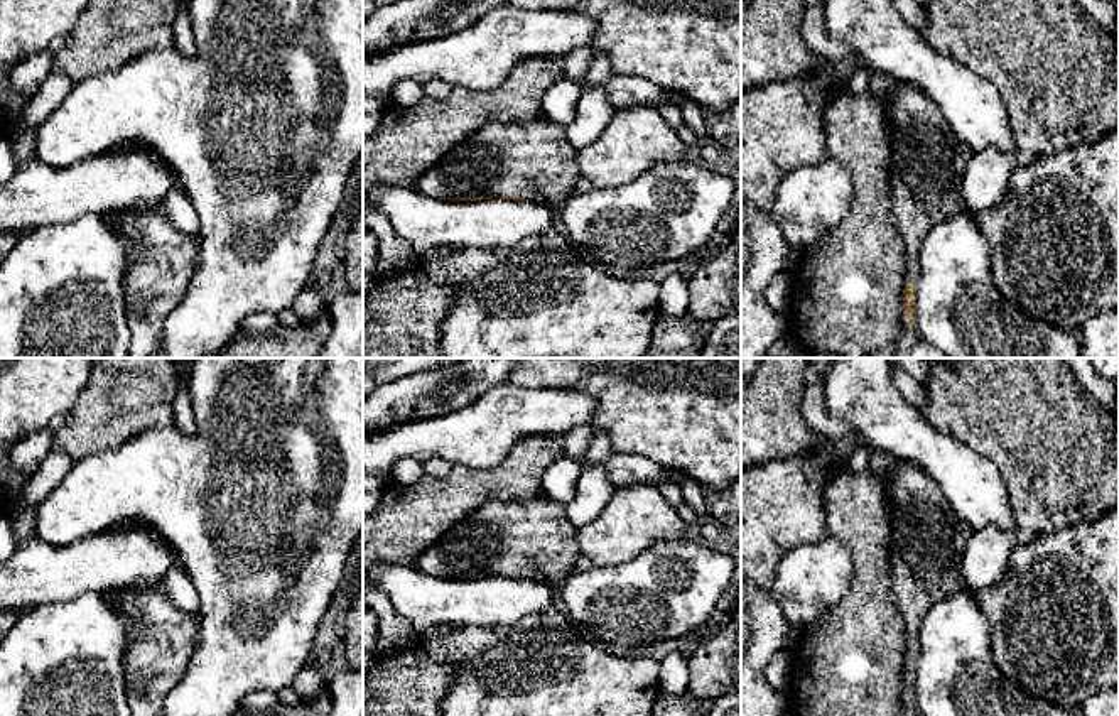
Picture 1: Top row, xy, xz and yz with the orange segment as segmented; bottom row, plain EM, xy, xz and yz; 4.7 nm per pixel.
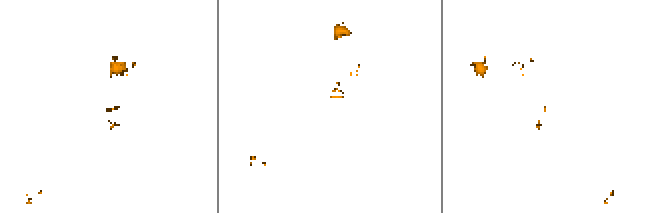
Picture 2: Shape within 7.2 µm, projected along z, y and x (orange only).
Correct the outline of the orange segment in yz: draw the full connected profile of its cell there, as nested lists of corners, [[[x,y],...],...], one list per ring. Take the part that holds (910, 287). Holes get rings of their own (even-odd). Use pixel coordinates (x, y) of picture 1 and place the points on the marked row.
[[[852,56],[856,68],[869,69],[869,93],[879,96],[893,128],[889,189],[893,214],[905,245],[903,317],[893,358],[906,358],[922,341],[916,328],[916,282],[920,275],[918,255],[925,235],[964,209],[960,181],[972,150],[957,138],[937,103],[918,86],[873,69],[866,61]]]

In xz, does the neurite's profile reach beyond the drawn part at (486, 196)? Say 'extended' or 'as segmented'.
extended

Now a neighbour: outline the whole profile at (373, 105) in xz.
[[[363,93],[363,132],[375,128],[383,115],[383,110],[392,103],[388,95]]]

